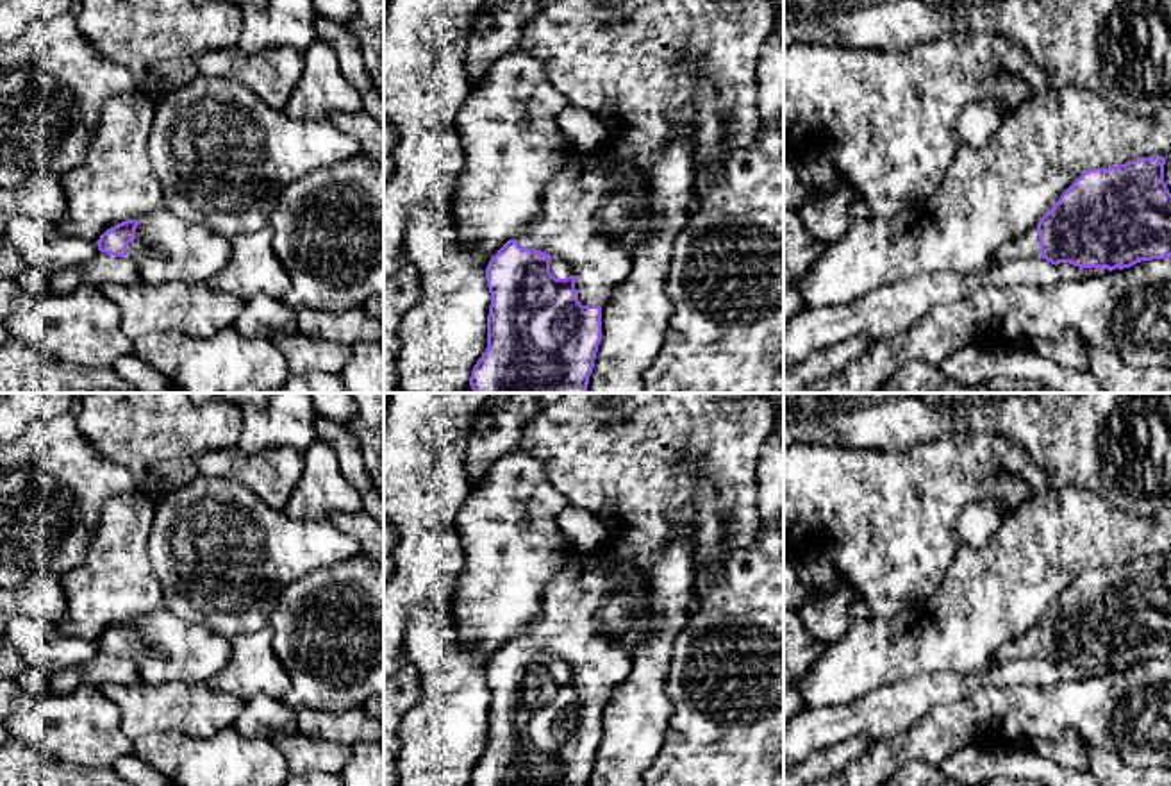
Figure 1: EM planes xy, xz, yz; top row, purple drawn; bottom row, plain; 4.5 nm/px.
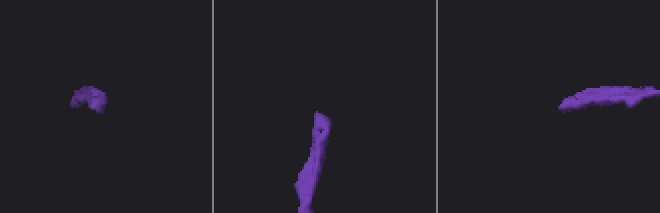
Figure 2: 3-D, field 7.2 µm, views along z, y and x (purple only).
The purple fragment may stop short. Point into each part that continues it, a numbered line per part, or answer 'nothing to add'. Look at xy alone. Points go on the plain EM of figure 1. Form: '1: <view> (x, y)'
1: xy (166, 649)

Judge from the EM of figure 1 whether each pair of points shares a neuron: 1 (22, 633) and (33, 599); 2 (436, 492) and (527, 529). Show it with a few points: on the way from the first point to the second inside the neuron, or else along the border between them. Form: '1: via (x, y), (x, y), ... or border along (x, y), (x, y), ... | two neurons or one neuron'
1: border along (18, 613), (41, 618), (58, 627) | two neurons
2: border along (473, 488), (457, 517), (463, 545) | two neurons

